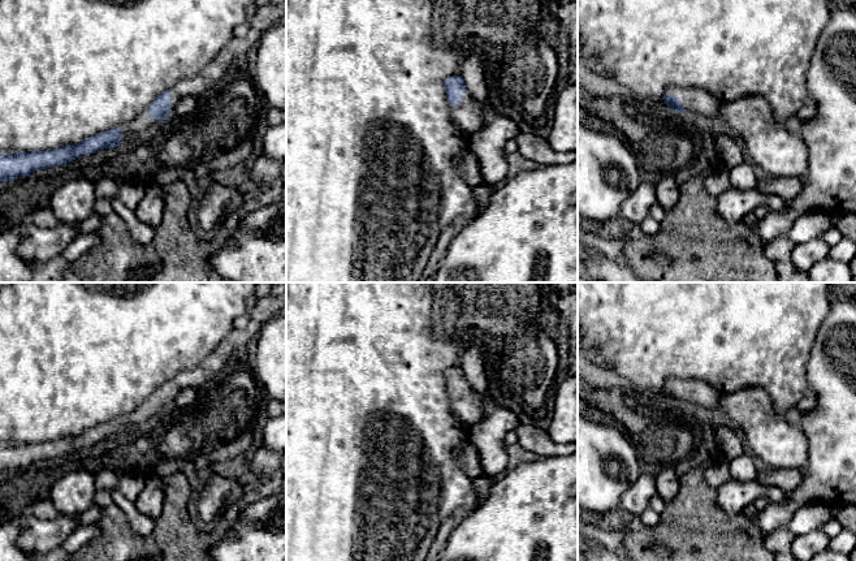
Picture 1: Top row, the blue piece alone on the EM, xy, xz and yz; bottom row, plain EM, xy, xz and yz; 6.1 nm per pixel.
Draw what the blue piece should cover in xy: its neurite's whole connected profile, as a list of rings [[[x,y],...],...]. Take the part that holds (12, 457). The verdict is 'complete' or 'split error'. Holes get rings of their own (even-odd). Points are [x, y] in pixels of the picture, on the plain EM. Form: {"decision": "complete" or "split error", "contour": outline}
{"decision": "split error", "contour": [[[278,282],[267,297],[258,299],[255,307],[250,311],[248,324],[242,331],[235,329],[233,335],[225,337],[195,370],[180,372],[160,385],[146,406],[124,419],[113,419],[82,433],[65,436],[56,441],[17,445],[1,444],[0,472],[7,474],[26,469],[35,462],[68,456],[96,443],[114,440],[121,435],[150,426],[172,405],[181,389],[193,388],[198,390],[226,370],[229,357],[250,340],[256,338],[261,327],[285,312],[285,310],[286,282]]]}

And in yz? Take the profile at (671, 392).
{"decision": "split error", "contour": [[[667,377],[663,385],[665,396],[675,404],[687,407],[716,409],[719,405],[719,393],[706,384],[696,379]]]}

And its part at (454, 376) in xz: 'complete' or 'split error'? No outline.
split error

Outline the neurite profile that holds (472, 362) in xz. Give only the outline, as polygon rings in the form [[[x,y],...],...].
[[[470,348],[463,353],[461,367],[474,392],[484,394],[489,390],[484,357],[477,348]]]

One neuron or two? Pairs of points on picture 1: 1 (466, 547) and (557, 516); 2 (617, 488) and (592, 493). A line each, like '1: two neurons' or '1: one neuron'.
1: one neuron
2: one neuron

